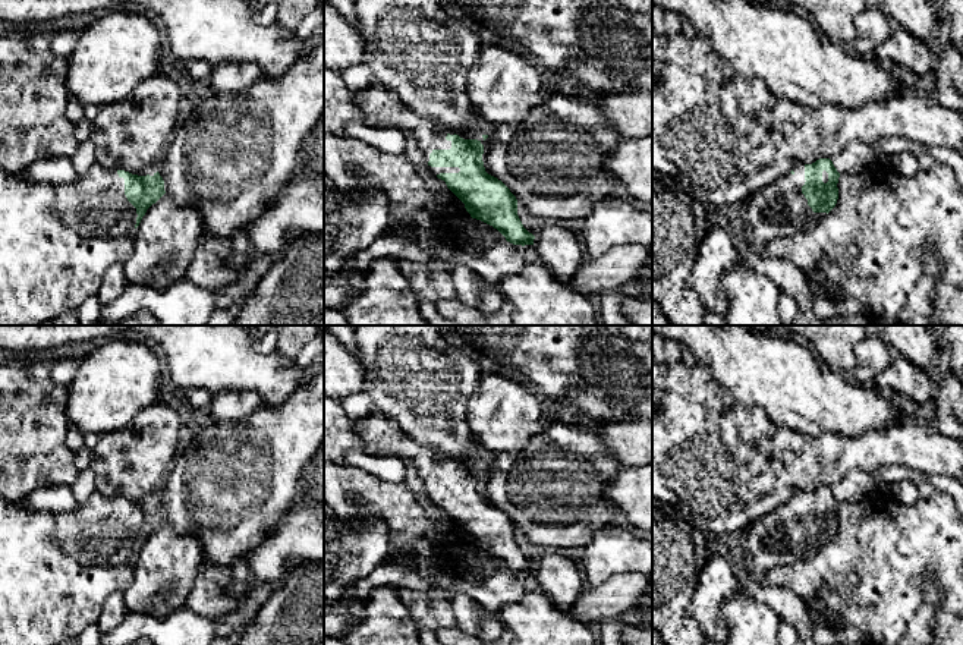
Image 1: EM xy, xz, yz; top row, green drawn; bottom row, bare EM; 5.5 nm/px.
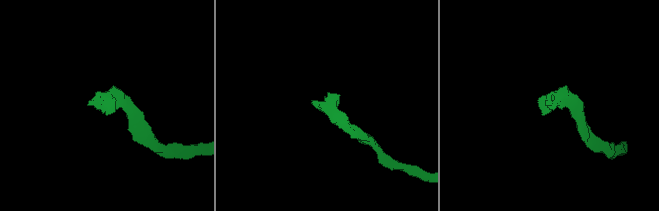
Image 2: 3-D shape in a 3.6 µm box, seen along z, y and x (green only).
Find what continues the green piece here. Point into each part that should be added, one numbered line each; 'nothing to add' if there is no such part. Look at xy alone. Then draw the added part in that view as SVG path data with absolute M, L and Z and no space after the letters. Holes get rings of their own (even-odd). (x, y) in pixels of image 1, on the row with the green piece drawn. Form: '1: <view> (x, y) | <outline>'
1: xy (94, 205) | M98 163L86 174L57 188L56 213L82 237L133 233L138 217L125 195L125 179Z

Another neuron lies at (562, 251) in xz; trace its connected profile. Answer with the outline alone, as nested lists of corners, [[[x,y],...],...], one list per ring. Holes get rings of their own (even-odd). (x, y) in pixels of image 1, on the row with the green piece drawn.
[[[545,227],[535,236],[536,259],[567,284],[588,258],[580,236],[561,227]]]

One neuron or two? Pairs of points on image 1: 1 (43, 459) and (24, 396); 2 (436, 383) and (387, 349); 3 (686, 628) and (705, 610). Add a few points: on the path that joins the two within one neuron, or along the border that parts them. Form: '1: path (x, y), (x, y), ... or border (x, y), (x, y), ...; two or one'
1: path (27, 443), (24, 440), (24, 412); one
2: path (424, 374), (399, 349); one
3: border (695, 585), (688, 613), (701, 629); two

